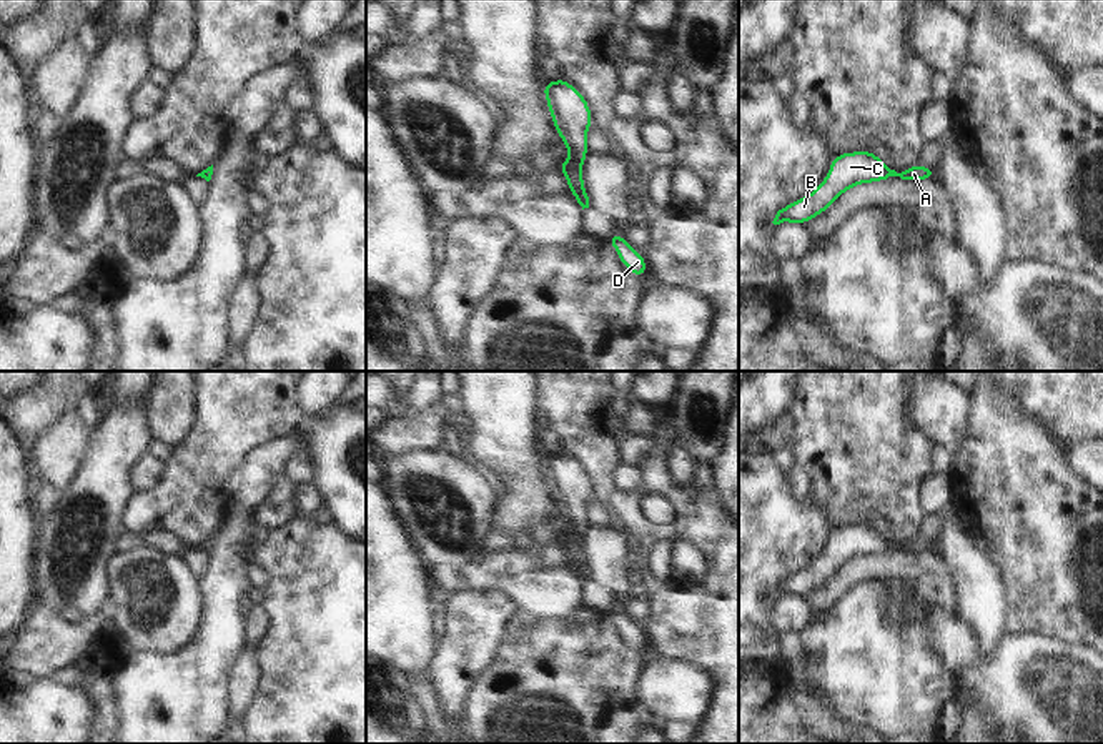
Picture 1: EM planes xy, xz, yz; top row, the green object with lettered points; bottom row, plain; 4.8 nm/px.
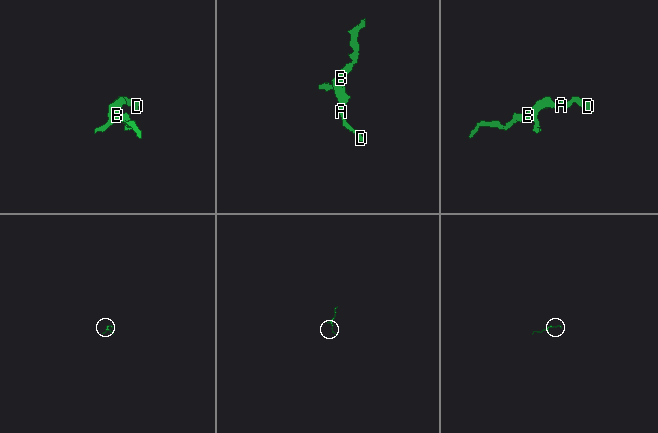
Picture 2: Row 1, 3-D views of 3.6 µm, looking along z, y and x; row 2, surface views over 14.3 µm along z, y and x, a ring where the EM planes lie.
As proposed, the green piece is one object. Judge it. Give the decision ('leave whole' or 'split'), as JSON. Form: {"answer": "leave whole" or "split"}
{"answer": "leave whole"}

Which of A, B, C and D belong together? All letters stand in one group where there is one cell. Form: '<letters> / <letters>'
A B C D

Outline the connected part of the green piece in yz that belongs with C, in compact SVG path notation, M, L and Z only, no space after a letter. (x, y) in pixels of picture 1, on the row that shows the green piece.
M852 151L833 156L825 180L805 198L800 198L780 208L774 225L792 221L805 225L810 218L822 215L838 195L858 183L883 181L892 176L902 180L930 180L937 178L937 168L912 165L902 173L888 168L873 151Z

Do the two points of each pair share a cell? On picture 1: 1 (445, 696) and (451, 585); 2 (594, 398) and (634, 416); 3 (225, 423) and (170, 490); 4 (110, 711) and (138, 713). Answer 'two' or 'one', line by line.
1: two
2: two
3: one
4: two

